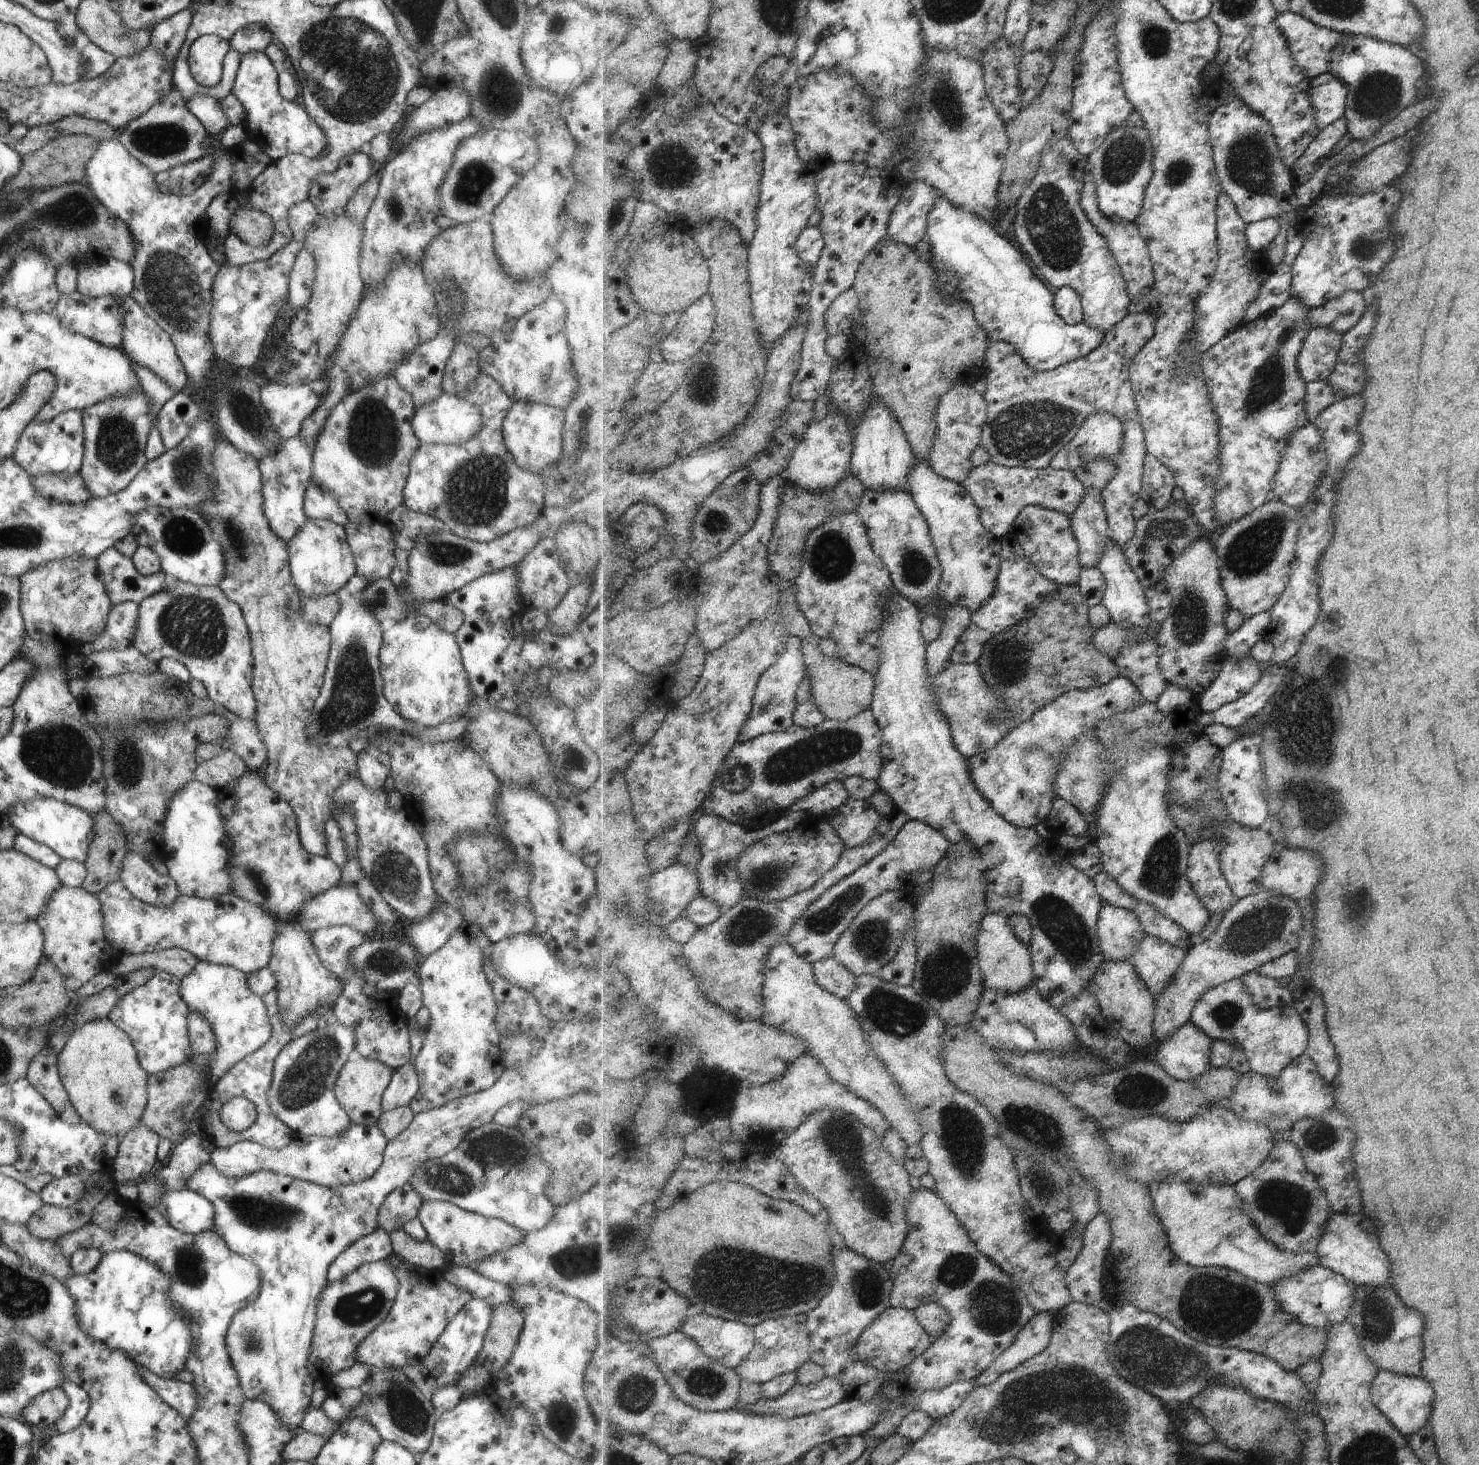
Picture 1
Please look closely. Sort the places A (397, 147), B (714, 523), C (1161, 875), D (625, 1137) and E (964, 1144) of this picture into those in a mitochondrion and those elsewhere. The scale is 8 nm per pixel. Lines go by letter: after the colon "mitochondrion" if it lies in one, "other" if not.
A: other
B: mitochondrion
C: mitochondrion
D: other
E: mitochondrion

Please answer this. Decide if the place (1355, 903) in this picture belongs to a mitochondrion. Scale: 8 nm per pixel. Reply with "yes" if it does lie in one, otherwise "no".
yes

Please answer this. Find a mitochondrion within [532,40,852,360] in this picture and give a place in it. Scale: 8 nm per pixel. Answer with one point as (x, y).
(674, 166)

